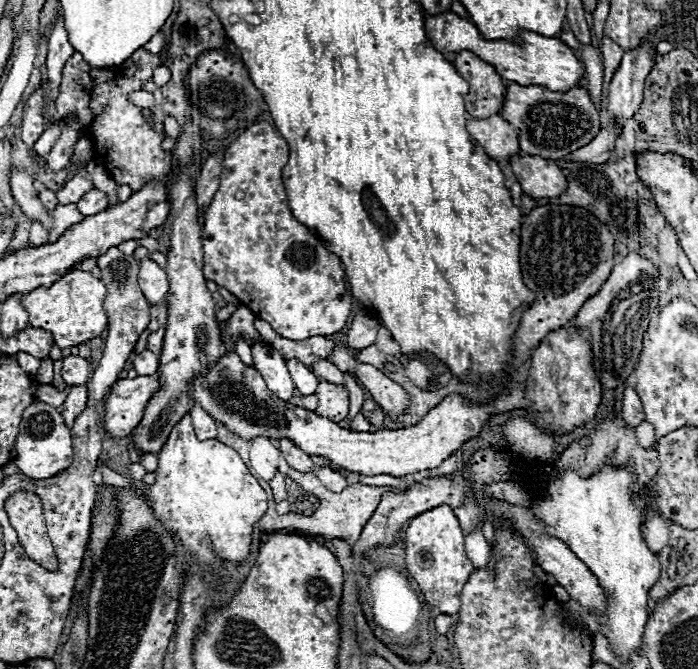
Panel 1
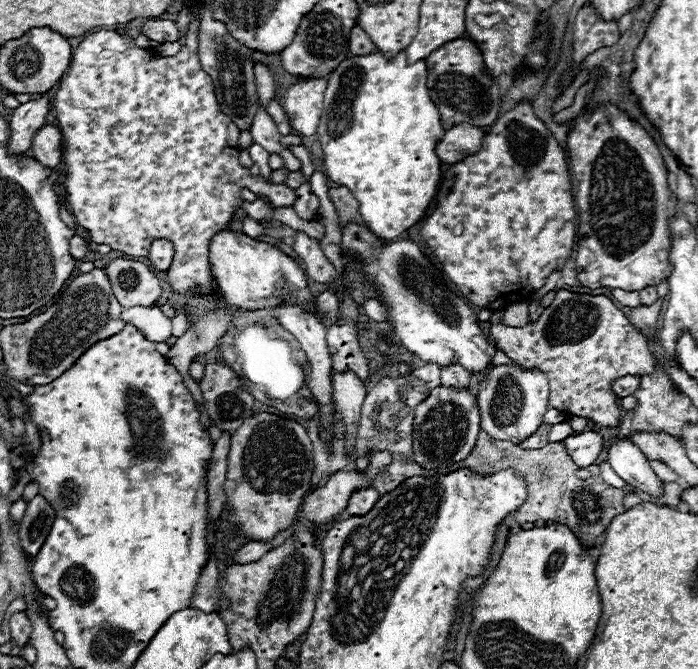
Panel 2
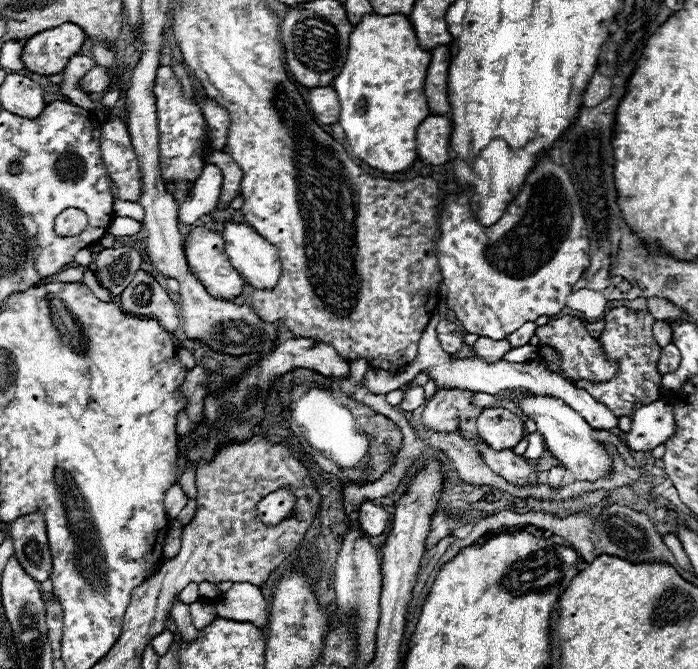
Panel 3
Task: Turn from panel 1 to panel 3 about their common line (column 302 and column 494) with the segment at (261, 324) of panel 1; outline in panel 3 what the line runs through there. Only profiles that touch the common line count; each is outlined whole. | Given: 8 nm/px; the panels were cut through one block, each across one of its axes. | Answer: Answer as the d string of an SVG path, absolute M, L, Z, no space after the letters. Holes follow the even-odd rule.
M480 336L476 342L474 342L474 356L486 360L488 364L494 364L498 362L510 348L510 344L506 340L490 340L490 338L484 338Z

